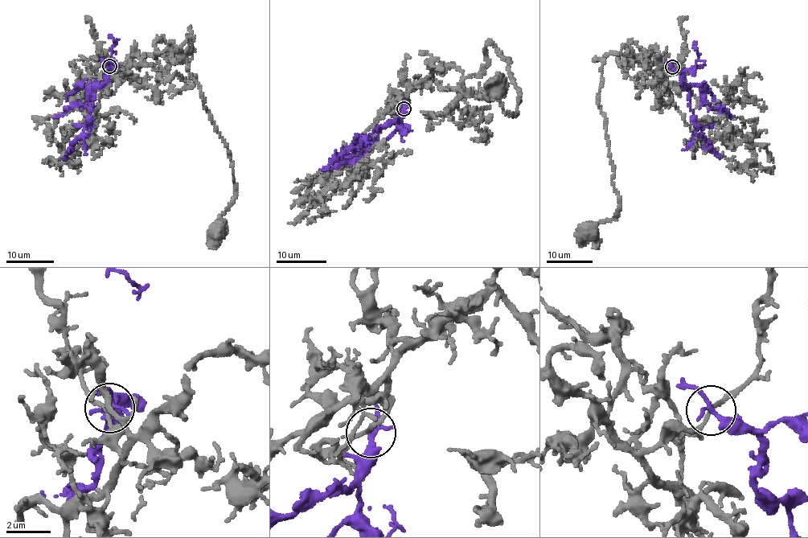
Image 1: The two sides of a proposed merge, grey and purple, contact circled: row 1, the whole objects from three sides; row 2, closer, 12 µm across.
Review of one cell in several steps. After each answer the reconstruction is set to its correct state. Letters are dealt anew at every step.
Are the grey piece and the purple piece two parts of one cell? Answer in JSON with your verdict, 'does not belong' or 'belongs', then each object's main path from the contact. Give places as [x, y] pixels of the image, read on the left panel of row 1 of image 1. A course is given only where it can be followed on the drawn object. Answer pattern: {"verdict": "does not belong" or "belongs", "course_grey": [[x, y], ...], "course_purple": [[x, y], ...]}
{"verdict": "does not belong", "course_grey": [[109, 67], [112, 77], [170, 42], [171, 60], [186, 62], [230, 155], [235, 200], [219, 228]], "course_purple": [[109, 67], [107, 82], [95, 89], [90, 123], [62, 158]]}

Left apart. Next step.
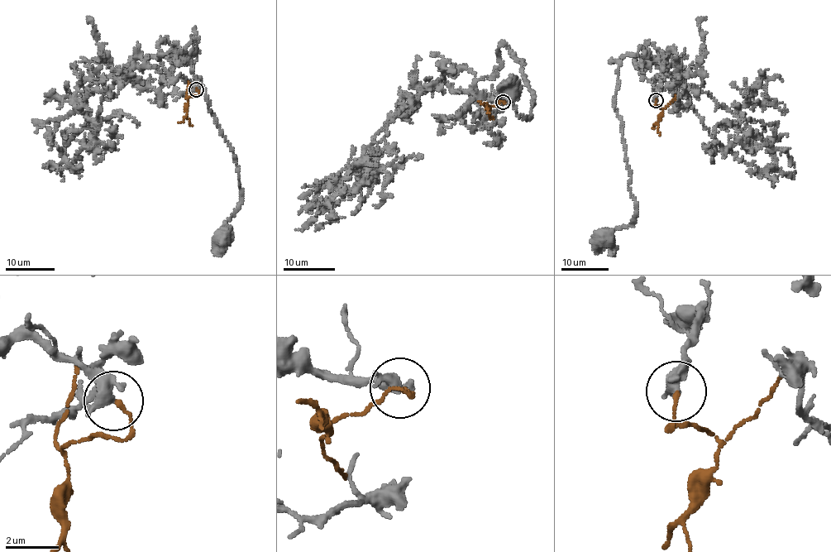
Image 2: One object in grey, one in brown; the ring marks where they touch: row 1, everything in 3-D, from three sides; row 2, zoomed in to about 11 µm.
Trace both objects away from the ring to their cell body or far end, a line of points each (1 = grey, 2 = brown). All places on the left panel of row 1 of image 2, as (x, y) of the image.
1: (196, 88), (170, 79), (159, 60), (174, 43), (236, 164), (241, 206), (225, 235)
2: (196, 88), (199, 93), (198, 96), (192, 95), (188, 98), (188, 118), (193, 126)

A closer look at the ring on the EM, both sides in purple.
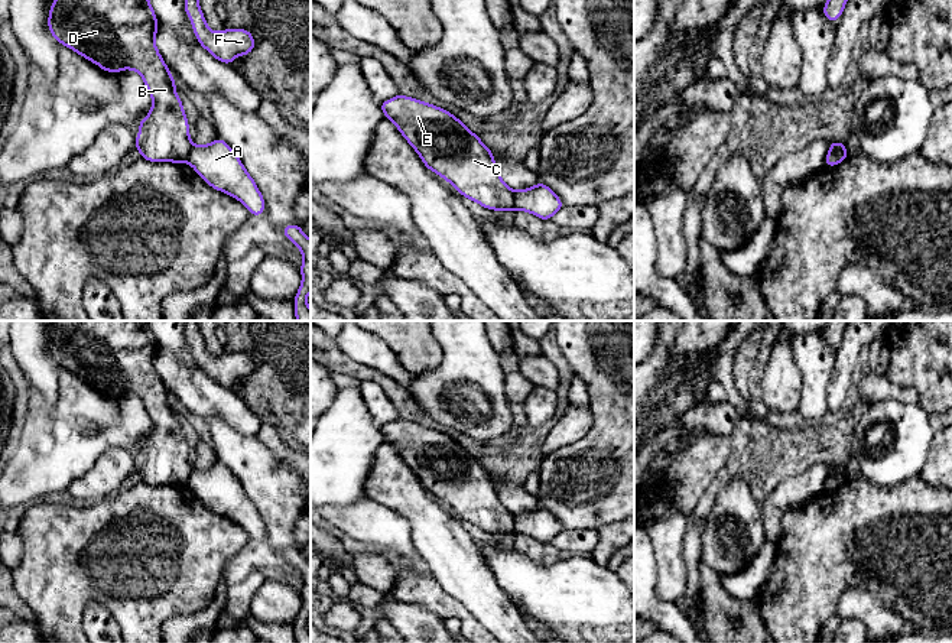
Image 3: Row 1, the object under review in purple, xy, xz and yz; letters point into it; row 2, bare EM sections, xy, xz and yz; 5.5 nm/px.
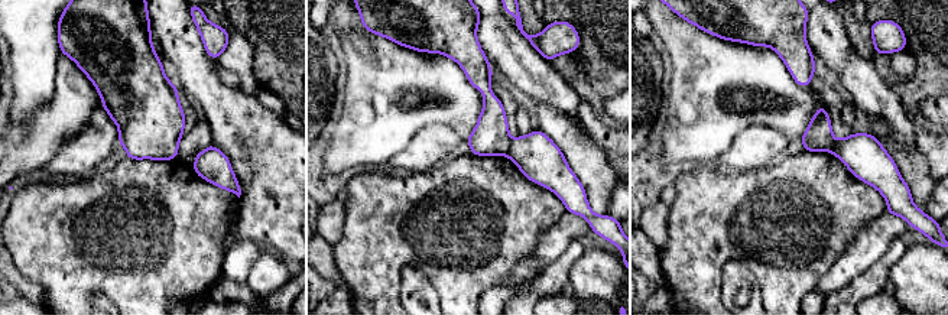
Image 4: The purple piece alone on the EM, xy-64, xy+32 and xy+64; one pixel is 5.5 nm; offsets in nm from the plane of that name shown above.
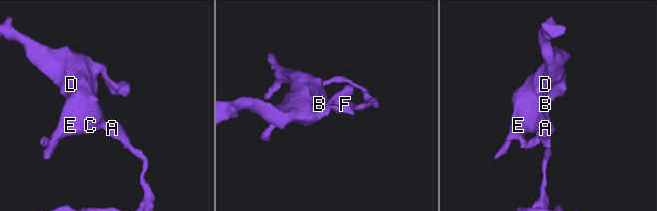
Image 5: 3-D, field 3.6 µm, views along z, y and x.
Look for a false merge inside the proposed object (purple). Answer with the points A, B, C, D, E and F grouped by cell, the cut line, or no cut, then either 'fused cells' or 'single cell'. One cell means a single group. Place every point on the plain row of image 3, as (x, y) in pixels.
groups A / B C D E F; cut xy (192, 468), (185, 484); fused cells

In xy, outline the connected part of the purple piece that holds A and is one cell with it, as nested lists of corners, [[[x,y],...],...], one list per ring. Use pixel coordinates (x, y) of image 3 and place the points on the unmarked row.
[[[222,462],[205,470],[192,468],[186,486],[209,510],[243,526],[251,539],[264,538],[264,522],[254,503]]]

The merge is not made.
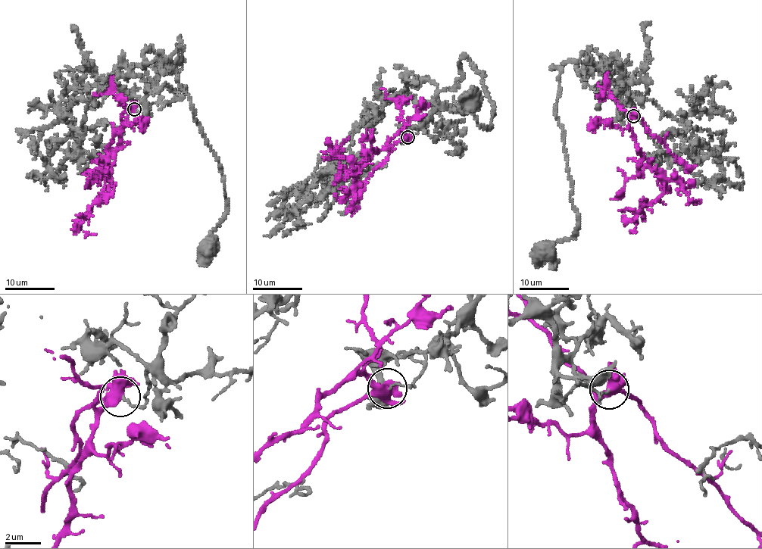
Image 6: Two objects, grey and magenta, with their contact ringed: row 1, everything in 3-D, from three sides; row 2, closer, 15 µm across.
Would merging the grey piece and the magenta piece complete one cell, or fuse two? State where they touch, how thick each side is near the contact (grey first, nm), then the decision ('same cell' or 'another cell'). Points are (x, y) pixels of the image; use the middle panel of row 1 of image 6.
at (407, 137); 140 nm thick on the grey side, 440 nm on the other; another cell

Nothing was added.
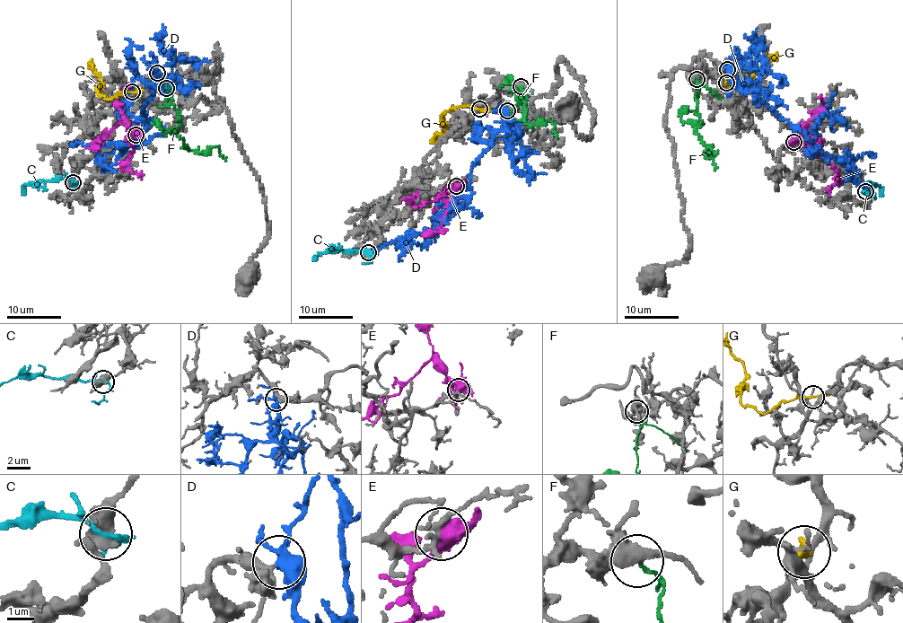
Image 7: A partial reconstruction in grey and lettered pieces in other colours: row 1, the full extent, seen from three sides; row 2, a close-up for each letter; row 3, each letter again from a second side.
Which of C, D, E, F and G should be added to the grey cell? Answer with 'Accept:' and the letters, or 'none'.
Accept: D

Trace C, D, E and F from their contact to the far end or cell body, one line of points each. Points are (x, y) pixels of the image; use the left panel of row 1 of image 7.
C: (74, 182), (56, 179), (32, 182), (22, 187), (23, 194)
D: (156, 73), (162, 83), (151, 86), (142, 109), (145, 130), (127, 144), (93, 149), (70, 144)
E: (136, 135), (131, 133), (135, 132), (134, 151), (128, 166), (133, 174), (144, 174)
F: (166, 87), (171, 92), (170, 103), (180, 125), (179, 136), (185, 147), (204, 153), (216, 147), (226, 159)

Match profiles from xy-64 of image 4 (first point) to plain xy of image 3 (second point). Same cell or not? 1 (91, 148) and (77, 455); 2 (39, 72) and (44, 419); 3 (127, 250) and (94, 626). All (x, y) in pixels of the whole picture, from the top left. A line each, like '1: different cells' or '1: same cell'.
1: different cells
2: different cells
3: different cells

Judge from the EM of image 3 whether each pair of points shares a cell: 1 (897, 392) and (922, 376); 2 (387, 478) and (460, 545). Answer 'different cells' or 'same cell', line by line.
1: different cells
2: same cell

